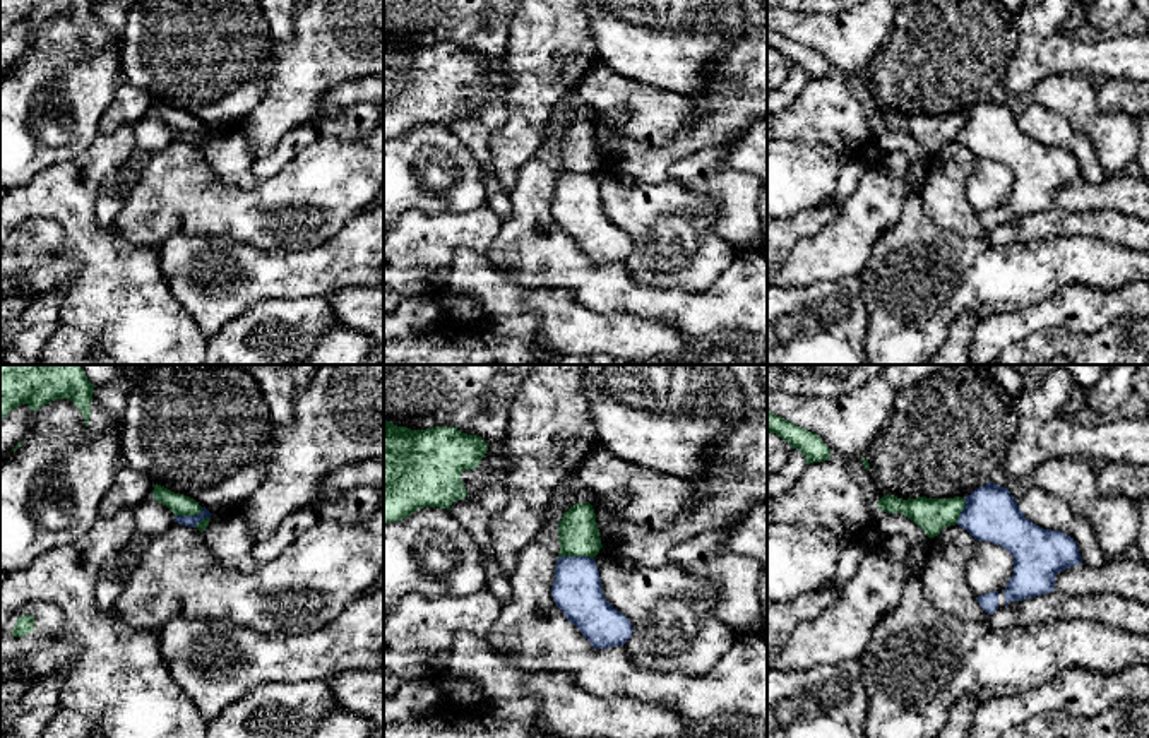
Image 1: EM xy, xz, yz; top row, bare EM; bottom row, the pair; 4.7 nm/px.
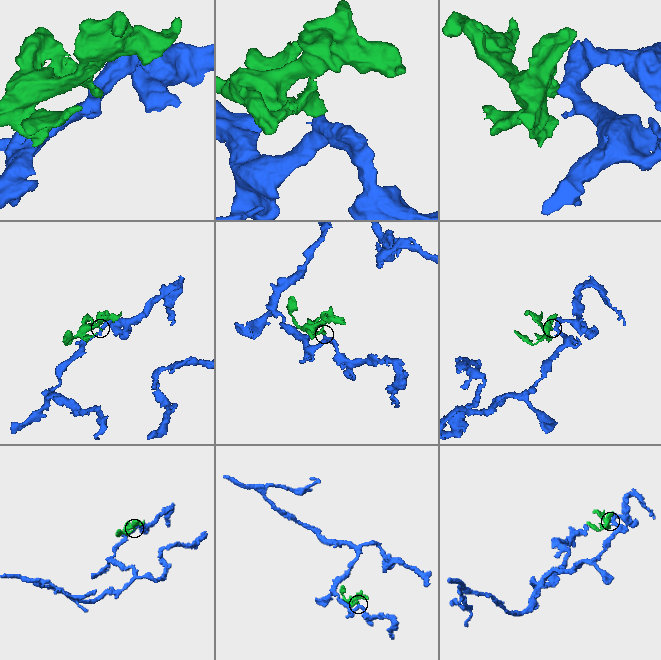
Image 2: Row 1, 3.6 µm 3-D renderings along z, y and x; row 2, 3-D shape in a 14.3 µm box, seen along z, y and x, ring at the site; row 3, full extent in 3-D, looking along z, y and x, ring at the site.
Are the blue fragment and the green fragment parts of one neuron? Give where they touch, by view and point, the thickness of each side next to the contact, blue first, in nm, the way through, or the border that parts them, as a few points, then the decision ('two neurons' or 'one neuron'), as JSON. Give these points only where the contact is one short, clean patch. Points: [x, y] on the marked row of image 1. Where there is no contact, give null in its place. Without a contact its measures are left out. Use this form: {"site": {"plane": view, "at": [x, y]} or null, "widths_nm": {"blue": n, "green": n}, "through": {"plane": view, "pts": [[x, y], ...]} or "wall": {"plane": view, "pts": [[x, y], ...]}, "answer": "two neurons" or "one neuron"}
{"site": {"plane": "xz", "at": [576, 557]}, "widths_nm": {"blue": 240, "green": 190}, "wall": {"plane": "xz", "pts": [[559, 555], [588, 555], [593, 559]]}, "answer": "two neurons"}

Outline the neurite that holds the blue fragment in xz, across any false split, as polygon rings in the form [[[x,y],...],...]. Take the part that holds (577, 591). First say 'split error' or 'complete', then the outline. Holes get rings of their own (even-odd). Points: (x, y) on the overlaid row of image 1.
complete | [[[558,556],[551,596],[594,649],[623,646],[632,637],[630,620],[603,594],[594,558]]]

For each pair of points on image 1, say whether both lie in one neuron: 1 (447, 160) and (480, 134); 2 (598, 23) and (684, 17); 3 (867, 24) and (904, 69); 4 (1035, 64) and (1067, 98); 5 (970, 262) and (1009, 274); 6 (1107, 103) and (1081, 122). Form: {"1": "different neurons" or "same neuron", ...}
{"1": "different neurons", "2": "same neuron", "3": "different neurons", "4": "different neurons", "5": "same neuron", "6": "different neurons"}

